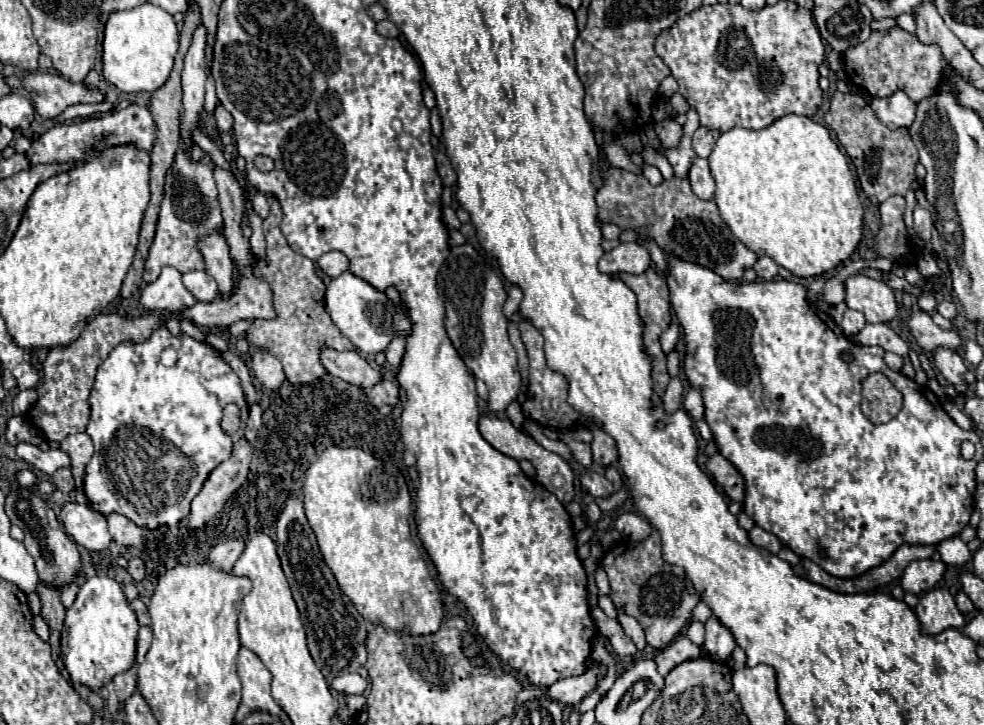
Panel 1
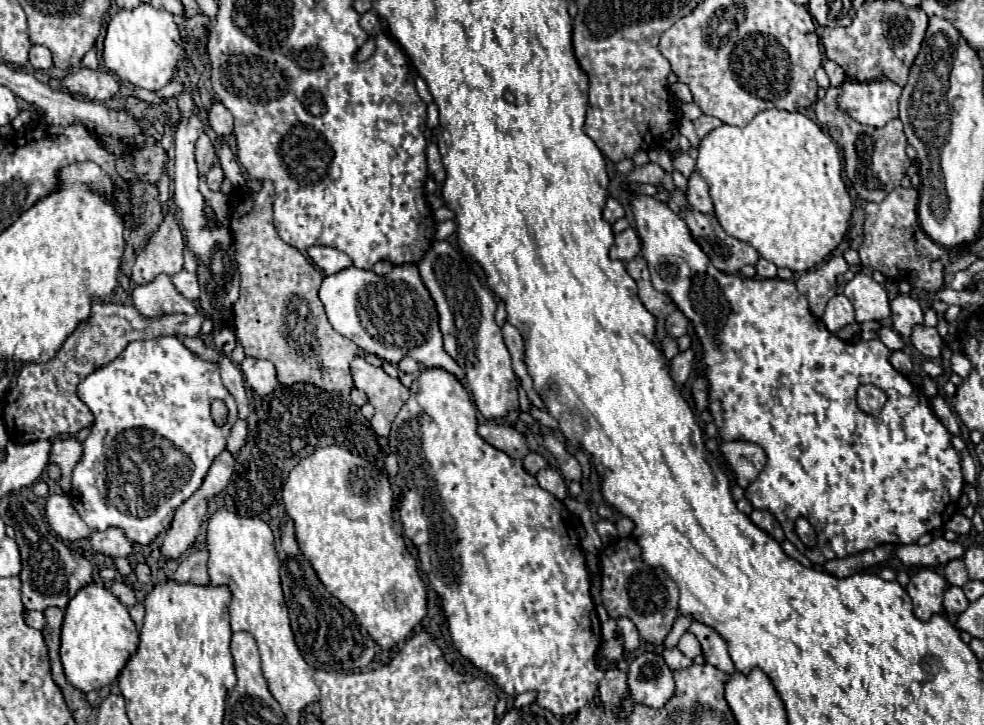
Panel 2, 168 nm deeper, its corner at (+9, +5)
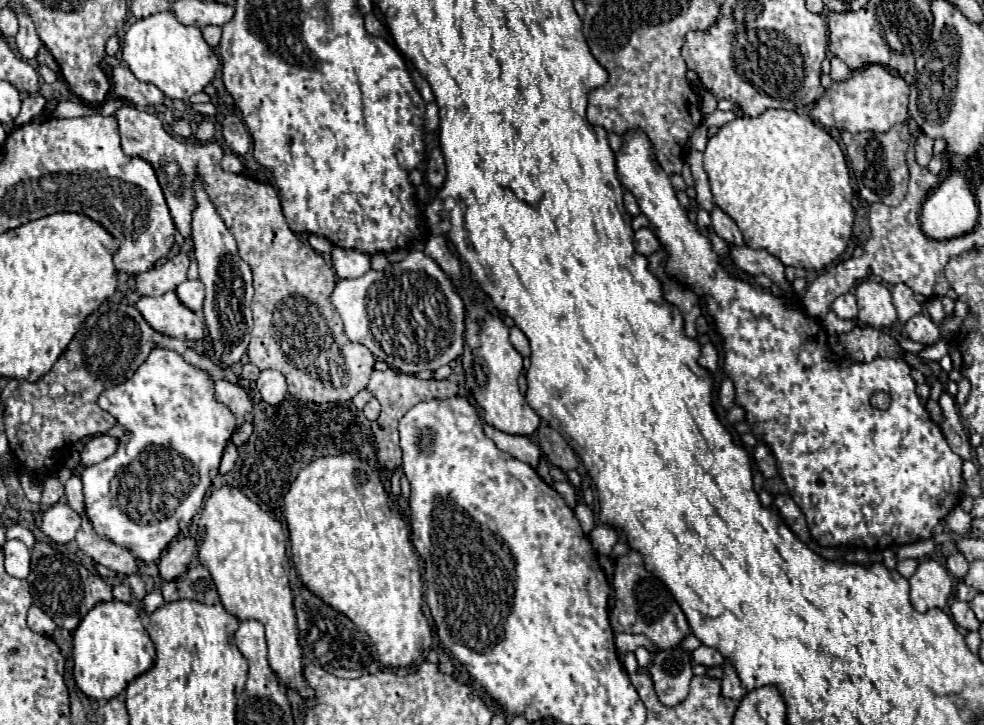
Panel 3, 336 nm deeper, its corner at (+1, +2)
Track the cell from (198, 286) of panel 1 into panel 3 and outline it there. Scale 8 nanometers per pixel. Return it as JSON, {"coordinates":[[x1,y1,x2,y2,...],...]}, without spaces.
{"coordinates":[[186,280,176,288,176,294,184,306,188,306,194,312,202,310,204,302,204,284,200,280]]}

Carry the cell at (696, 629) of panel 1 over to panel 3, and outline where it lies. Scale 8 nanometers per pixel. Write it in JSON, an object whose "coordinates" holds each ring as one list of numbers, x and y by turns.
{"coordinates":[[700,646,698,650,692,652,692,658,696,664,704,664,704,666,720,666,724,660,724,656,710,646]]}

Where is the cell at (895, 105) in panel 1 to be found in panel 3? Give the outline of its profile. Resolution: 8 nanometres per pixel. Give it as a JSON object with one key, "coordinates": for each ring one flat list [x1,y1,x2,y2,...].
{"coordinates":[[868,66,864,70,852,72,846,82,834,82,832,88,824,92,820,100,814,102,812,118,822,126,834,126,848,132,888,132,894,124,908,120,908,94,910,86,900,78,888,72,884,66]]}

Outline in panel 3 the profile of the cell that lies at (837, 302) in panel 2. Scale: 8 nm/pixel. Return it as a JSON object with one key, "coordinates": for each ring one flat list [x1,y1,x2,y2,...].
{"coordinates":[[848,292,848,294,840,296,840,298,836,298,834,304,832,304,832,310,834,310,836,316,842,318,842,320,856,318,856,314,858,314,858,306,856,306,856,298,854,298,854,294]]}

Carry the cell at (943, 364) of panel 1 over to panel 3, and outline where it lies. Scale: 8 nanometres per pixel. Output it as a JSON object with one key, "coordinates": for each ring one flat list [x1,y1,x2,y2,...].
{"coordinates":[[918,314,918,316,910,318,904,328,906,328,908,338,912,338,914,342,918,342,918,344,922,344,922,346,932,346,932,344,936,344,938,338,940,338,940,330,938,330,938,326,930,320,928,314]]}

